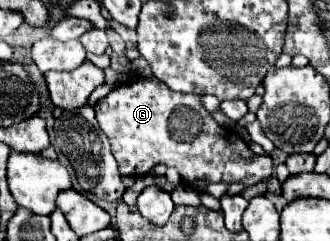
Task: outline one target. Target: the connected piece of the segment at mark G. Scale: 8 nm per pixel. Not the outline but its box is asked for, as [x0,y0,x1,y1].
[94,79,274,187]

